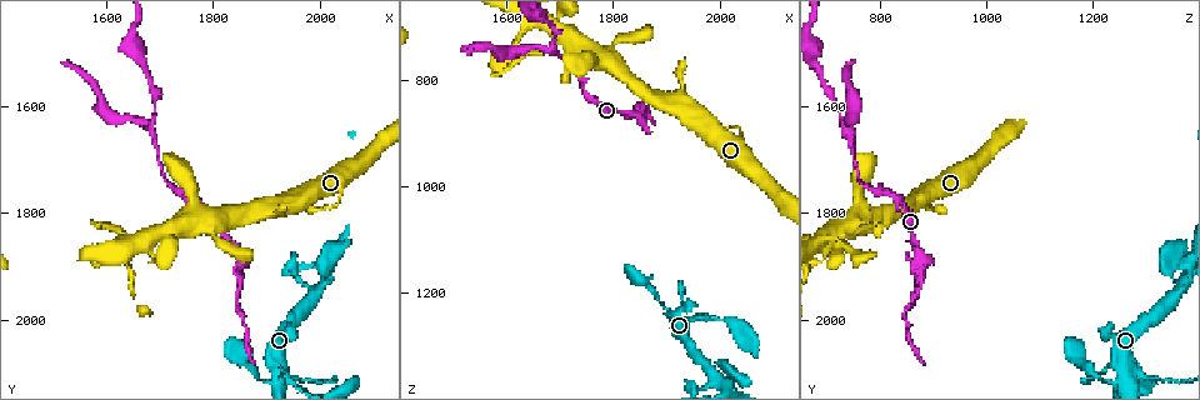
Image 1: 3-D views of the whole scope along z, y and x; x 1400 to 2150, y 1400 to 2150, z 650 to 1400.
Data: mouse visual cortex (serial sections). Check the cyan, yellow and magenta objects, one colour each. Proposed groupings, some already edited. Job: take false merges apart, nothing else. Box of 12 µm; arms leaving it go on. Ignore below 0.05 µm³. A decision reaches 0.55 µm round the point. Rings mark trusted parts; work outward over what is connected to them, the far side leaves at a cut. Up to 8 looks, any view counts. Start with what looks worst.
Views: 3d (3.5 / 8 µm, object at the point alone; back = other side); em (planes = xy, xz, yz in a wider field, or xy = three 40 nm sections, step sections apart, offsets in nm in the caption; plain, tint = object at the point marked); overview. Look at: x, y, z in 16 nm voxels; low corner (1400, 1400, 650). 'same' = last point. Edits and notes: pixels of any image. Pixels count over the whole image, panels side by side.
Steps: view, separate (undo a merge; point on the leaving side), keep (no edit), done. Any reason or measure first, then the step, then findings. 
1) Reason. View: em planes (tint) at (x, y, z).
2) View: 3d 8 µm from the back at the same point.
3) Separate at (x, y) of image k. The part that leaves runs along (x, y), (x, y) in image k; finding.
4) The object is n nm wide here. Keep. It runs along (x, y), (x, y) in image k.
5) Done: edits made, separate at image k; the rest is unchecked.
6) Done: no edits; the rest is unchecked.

View: 3d 3.5 µm at (1690, 1655, 740).

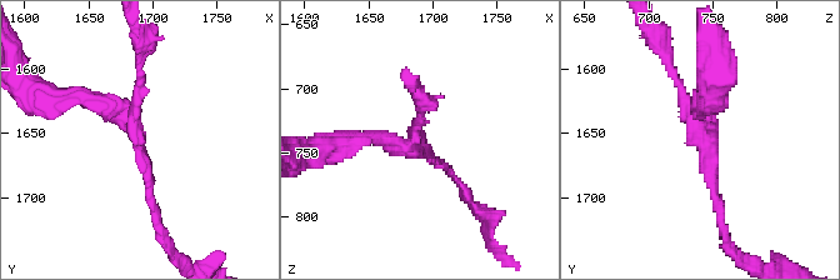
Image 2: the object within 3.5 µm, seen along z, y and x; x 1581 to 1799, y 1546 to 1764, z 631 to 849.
3 arms meet here; the arms are 150, 150, 200 nm wide. View: em xy step 2 (plain) at (1688, 1648, 742).

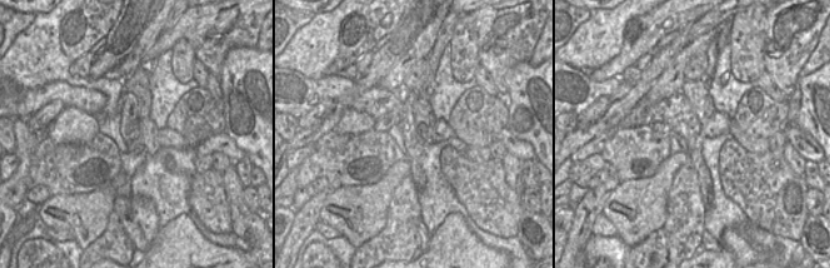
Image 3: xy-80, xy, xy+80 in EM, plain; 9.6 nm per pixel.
View: em xy step 2 (tint) at the same point.

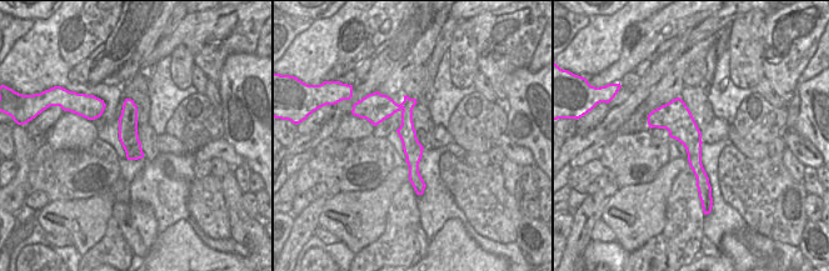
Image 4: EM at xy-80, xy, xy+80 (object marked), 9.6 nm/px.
Separate at (85, 103) of image 2. Two cells meet here.

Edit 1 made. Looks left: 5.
Calibre changes. View: 3d 3.5 µm at (1925, 2110, 1255).

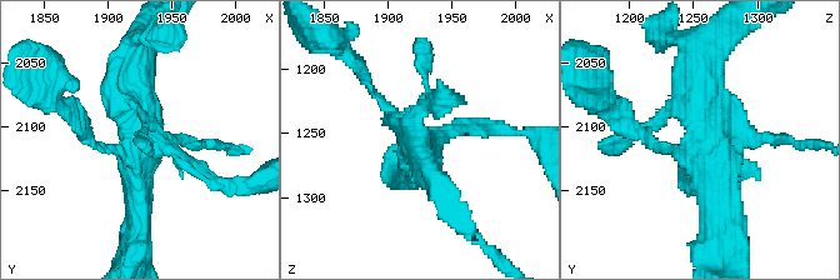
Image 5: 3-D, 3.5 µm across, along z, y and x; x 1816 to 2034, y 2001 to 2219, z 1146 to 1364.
View: em xy step 5 (tint) at (1926, 2102, 1260).

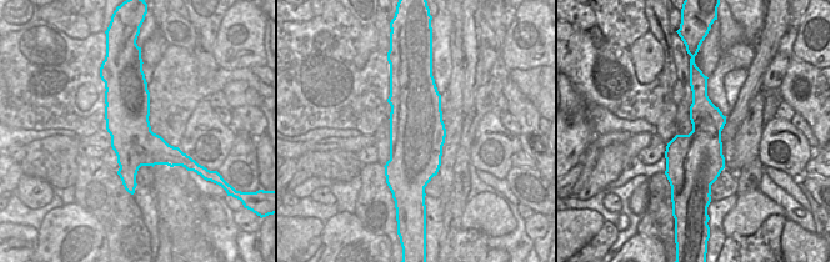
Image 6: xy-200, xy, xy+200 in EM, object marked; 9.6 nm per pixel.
Another direction. View: em xy step 2 (tint) at the same point.

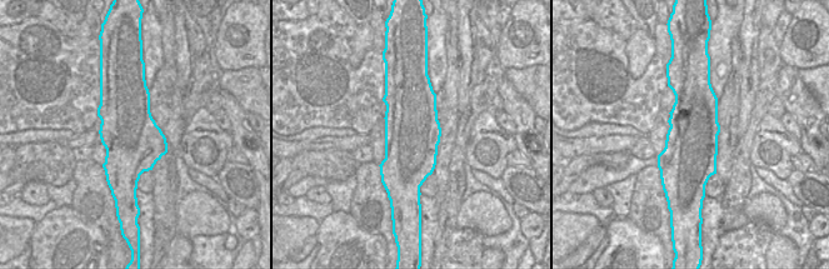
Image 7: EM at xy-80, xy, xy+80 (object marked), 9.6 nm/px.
Keep. It runs along (138, 46), (138, 128), (210, 178) in image 5; all the same cell.

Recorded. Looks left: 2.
Sudden change in width. View: 3d 3.5 µm at (2020, 1925, 1350).

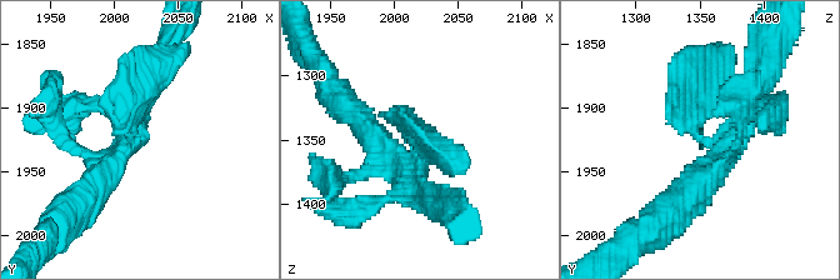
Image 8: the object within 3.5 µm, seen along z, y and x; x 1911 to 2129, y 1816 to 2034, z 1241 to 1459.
4 arms meet here; the arms are 150, 250, 300, 400 nm wide. View: em xy step 3 (tint) at (2014, 1924, 1352).

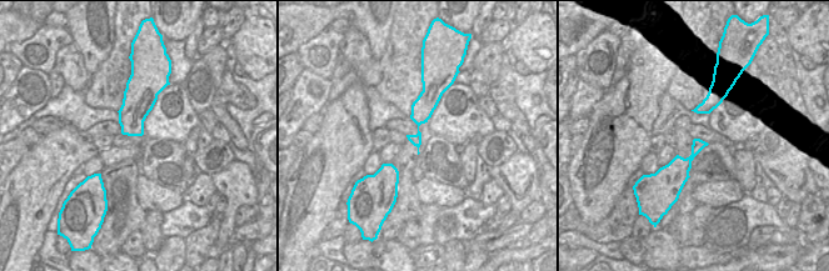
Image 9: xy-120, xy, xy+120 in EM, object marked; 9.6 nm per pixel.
The object is 170 nm wide here. Keep. It runs along (96, 184), (161, 69) in image 8; one cell here.

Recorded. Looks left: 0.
Done: edits made, separate at image 2; the rest is unchecked.

